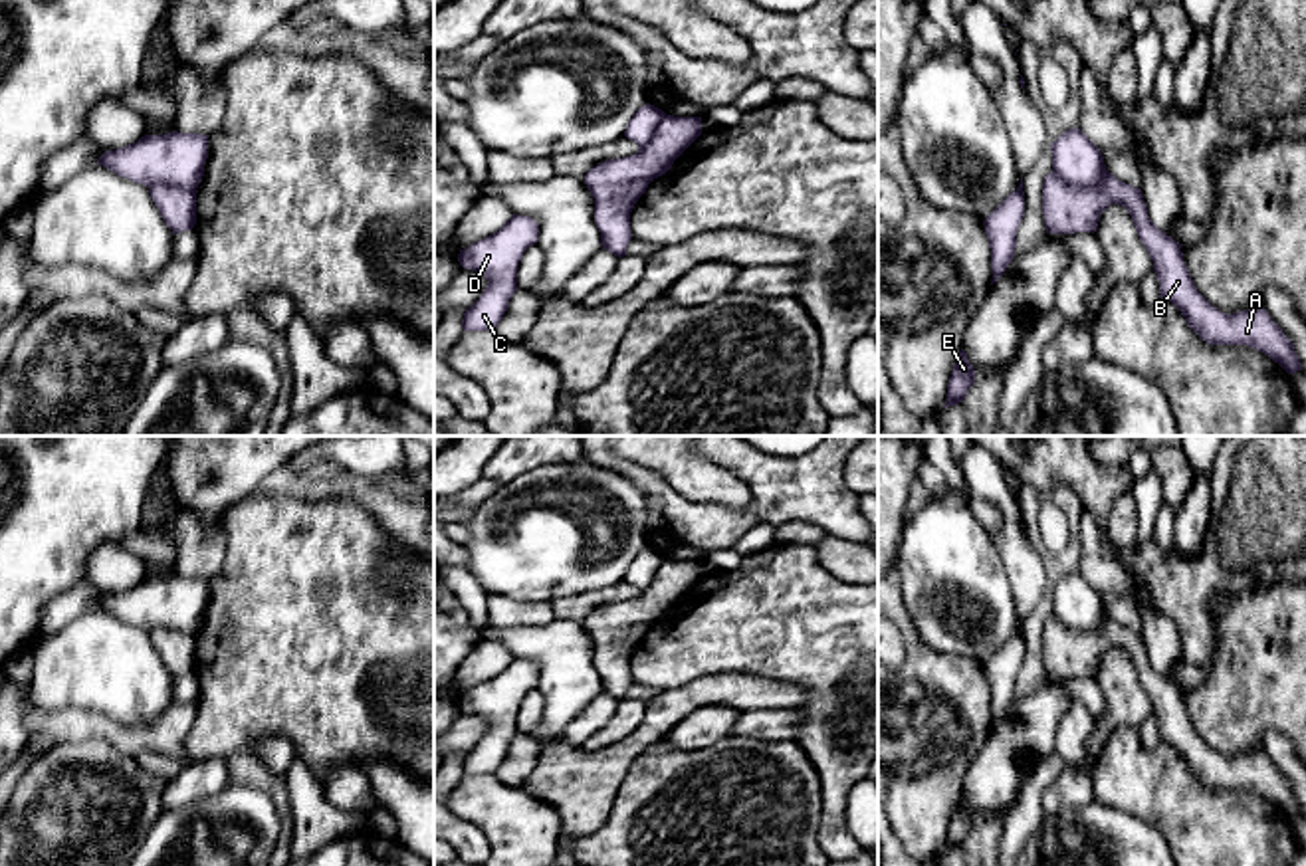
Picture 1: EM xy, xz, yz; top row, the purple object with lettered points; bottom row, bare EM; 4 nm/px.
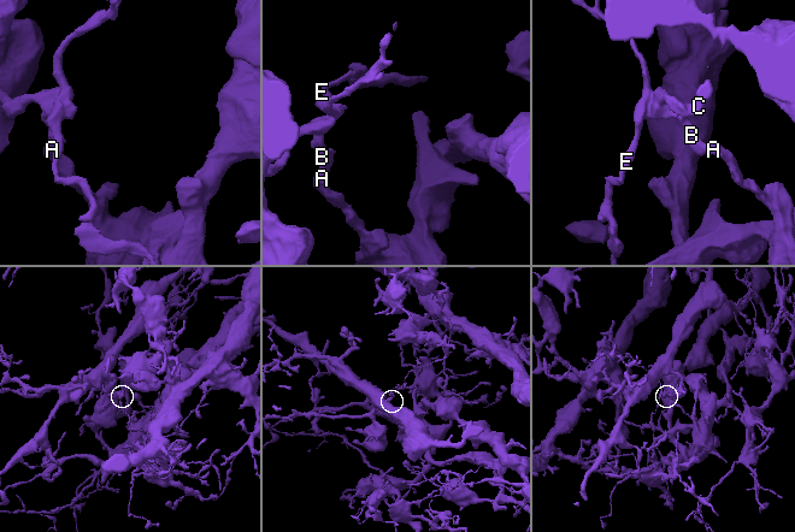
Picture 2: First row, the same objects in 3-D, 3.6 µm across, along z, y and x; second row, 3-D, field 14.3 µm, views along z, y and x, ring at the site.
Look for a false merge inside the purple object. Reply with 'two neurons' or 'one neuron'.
one neuron

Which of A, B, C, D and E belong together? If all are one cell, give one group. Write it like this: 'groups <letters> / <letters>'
groups A B C D E

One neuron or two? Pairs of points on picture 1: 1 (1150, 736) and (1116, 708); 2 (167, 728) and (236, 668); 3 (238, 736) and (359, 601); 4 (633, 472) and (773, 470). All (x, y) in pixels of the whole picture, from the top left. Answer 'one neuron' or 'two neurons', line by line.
1: two neurons
2: two neurons
3: one neuron
4: one neuron

